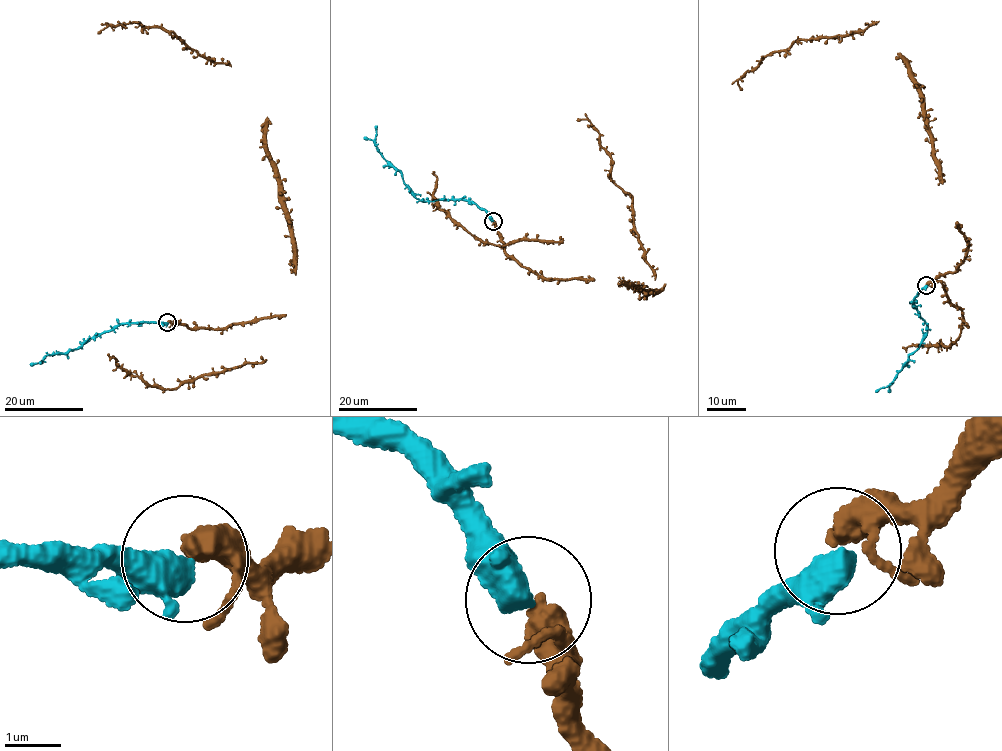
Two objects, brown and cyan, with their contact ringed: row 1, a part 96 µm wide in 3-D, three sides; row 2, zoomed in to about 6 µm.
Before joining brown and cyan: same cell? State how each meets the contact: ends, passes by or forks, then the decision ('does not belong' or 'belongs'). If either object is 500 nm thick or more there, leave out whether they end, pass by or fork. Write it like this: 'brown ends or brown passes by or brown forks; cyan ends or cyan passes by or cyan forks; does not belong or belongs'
brown passes by; cyan passes by; belongs

